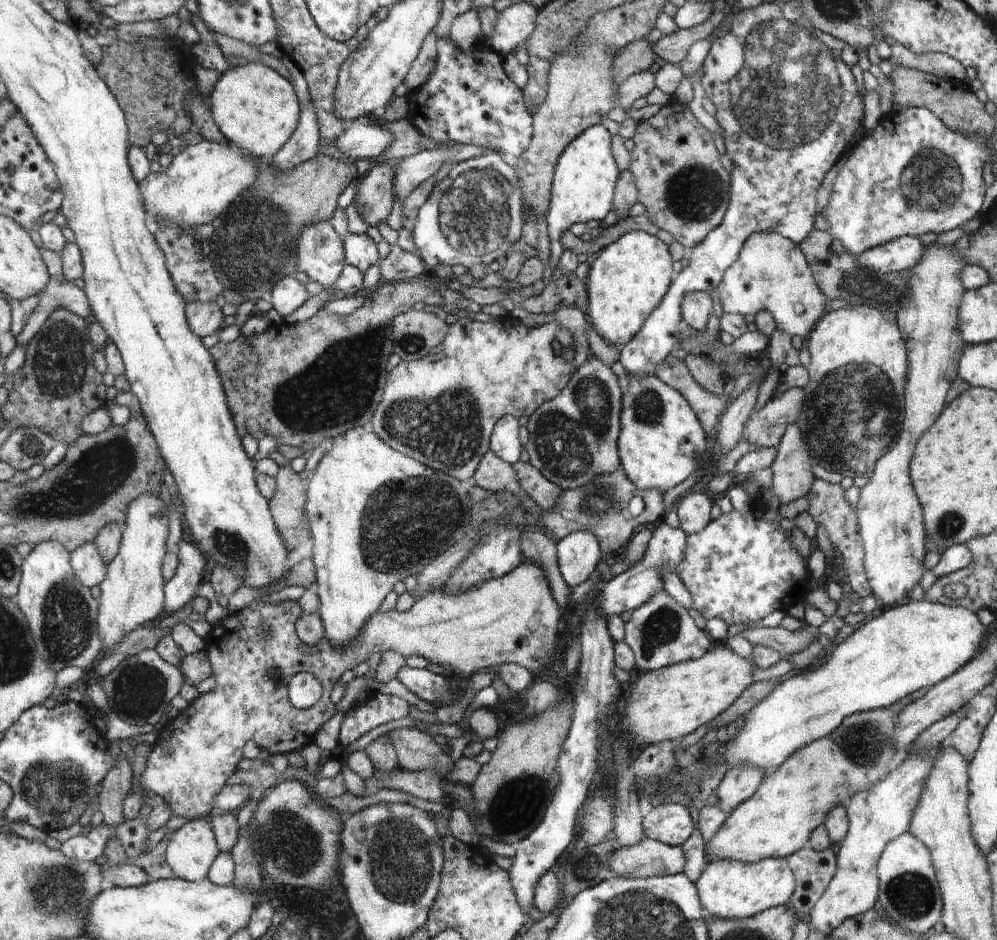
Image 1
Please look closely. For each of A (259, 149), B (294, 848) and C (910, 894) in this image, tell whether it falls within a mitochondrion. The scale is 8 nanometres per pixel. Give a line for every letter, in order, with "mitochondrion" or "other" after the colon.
A: other
B: mitochondrion
C: mitochondrion

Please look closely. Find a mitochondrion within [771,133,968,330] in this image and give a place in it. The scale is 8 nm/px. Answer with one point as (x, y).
(931, 184)

